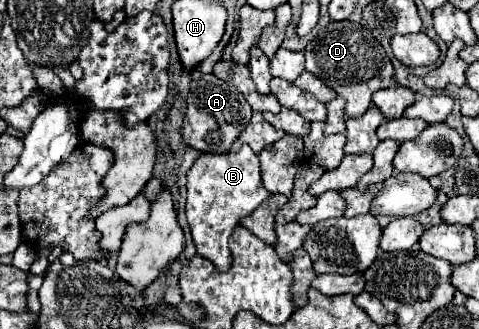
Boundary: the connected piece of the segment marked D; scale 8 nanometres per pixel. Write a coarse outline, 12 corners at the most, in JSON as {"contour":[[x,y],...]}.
{"contour":[[331,21],[305,49],[305,69],[361,117],[393,83],[381,43]]}

